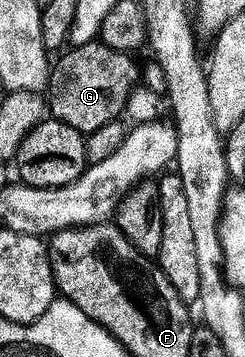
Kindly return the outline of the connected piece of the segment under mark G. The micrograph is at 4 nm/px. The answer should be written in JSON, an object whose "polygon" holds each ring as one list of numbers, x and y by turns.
{"polygon":[[101,41,72,47,57,59,60,60,57,63,55,60,46,88,51,118,70,125,70,129,78,129,87,137,125,114,128,99,133,93,130,83,135,83,135,67,128,65,130,61,116,57,116,51]]}

